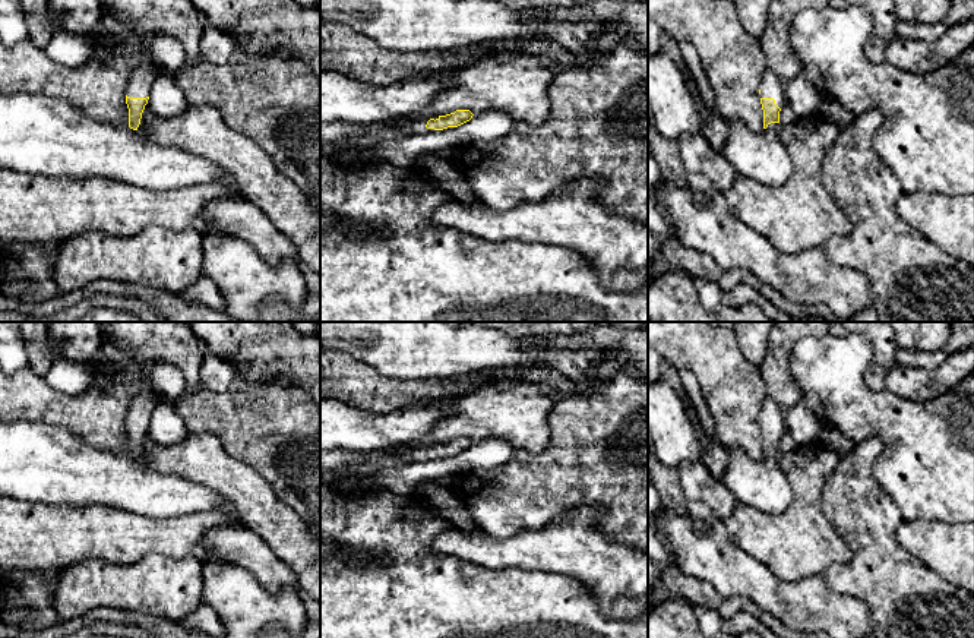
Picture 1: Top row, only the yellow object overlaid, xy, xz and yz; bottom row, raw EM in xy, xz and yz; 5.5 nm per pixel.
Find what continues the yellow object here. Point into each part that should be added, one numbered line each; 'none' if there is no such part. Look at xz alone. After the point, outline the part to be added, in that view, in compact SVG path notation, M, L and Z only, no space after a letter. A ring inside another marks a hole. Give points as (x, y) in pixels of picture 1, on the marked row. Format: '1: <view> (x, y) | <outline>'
1: xz (342, 100) | M320 70L320 124L326 123L347 123L347 124L386 124L388 129L402 132L405 135L420 135L433 133L434 129L427 129L426 124L430 119L436 117L420 117L418 114L424 111L433 101L433 98L442 91L450 86L450 82L442 82L439 79L430 78L414 78L390 83L388 86L376 86L371 83L361 83L354 80L339 72Z

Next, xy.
1: xy (141, 81) | M155 64L142 66L137 70L135 70L127 85L127 97L130 98L149 97L152 83L158 75L159 75L159 70Z
2: xy (40, 135) | M39 94L0 95L0 168L53 177L105 177L149 190L221 184L230 199L246 199L227 170L200 155L145 138L82 111L67 100Z

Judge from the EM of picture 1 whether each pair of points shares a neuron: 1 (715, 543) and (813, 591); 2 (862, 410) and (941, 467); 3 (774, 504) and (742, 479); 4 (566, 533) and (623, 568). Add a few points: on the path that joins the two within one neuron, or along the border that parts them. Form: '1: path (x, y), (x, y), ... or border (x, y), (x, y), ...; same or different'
1: path (740, 568), (768, 591), (788, 591); same
2: path (881, 414), (891, 417), (922, 448); same
3: path (767, 496), (749, 482); same
4: path (581, 548), (595, 562), (609, 568); same

